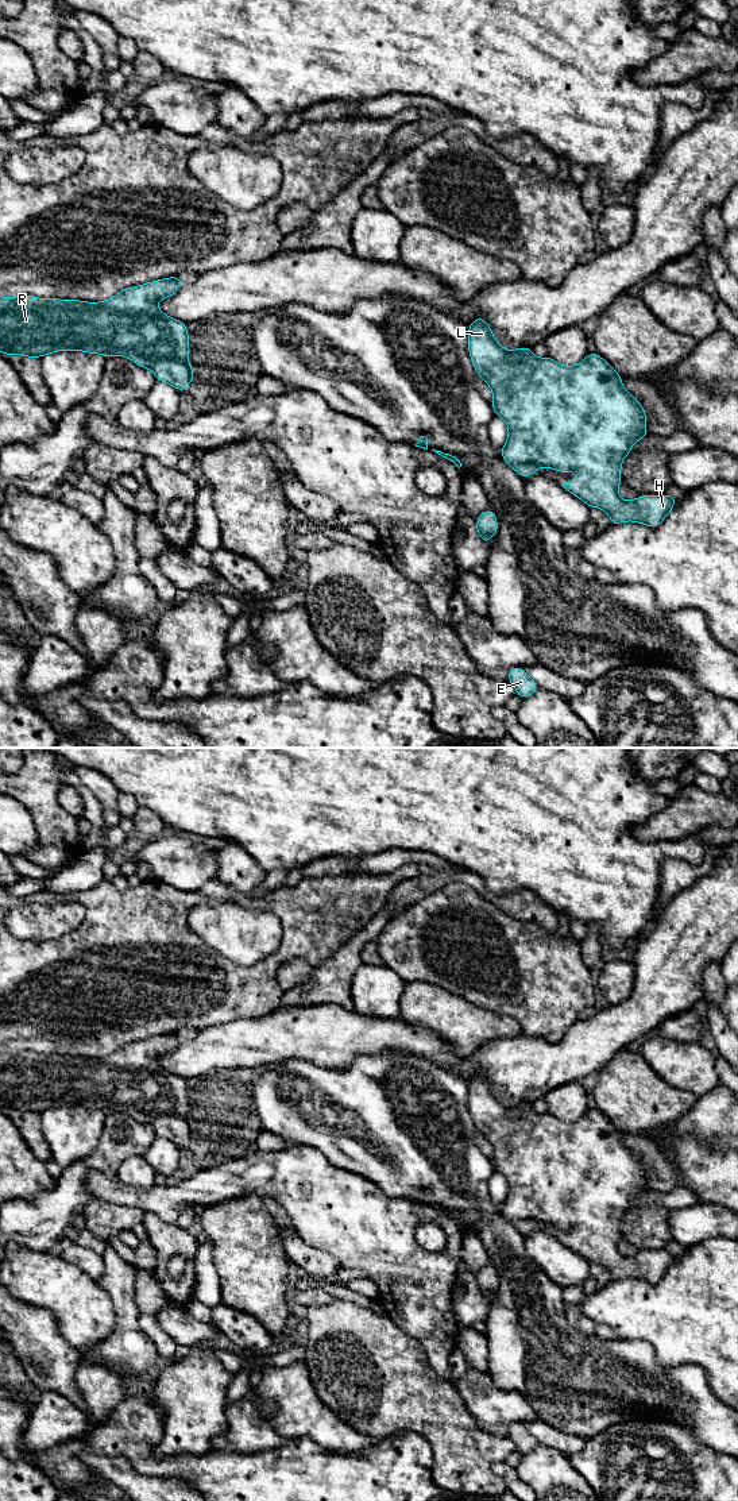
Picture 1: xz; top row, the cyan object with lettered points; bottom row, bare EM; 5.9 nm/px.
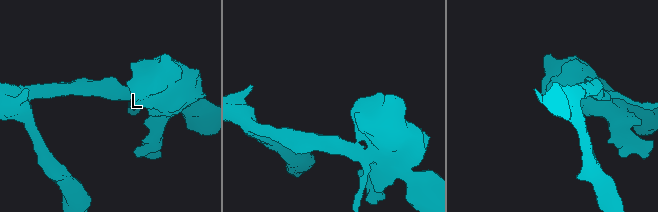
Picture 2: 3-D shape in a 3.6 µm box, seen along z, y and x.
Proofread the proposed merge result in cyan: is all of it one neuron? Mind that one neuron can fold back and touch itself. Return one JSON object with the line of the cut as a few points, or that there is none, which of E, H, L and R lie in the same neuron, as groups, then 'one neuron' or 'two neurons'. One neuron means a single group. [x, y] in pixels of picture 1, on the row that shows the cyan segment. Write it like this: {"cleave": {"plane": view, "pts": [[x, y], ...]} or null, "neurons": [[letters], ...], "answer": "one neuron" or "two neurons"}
{"cleave": null, "neurons": [["E", "H", "L", "R"]], "answer": "one neuron"}

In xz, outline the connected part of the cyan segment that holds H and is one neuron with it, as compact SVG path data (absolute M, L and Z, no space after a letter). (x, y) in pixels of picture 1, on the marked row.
M483 317L475 319L468 325L468 352L475 373L492 390L494 414L507 424L509 436L499 449L503 462L522 478L536 474L538 467L553 468L564 474L576 471L576 481L561 486L588 508L604 510L610 516L610 525L633 521L657 528L672 512L676 495L638 495L635 499L625 501L618 494L618 487L622 483L622 462L631 452L633 444L642 440L649 432L644 406L623 387L623 377L600 355L590 352L579 364L564 366L549 356L534 356L532 347L509 351L498 343L492 328Z

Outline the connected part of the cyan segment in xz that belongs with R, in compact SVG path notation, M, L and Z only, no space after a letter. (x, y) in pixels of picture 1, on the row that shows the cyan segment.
M169 277L130 286L100 302L45 300L28 294L0 296L0 352L39 359L57 351L101 354L105 359L125 356L139 367L151 370L158 381L183 393L197 374L189 364L186 323L169 317L157 306L158 301L175 294L182 281L182 277Z

